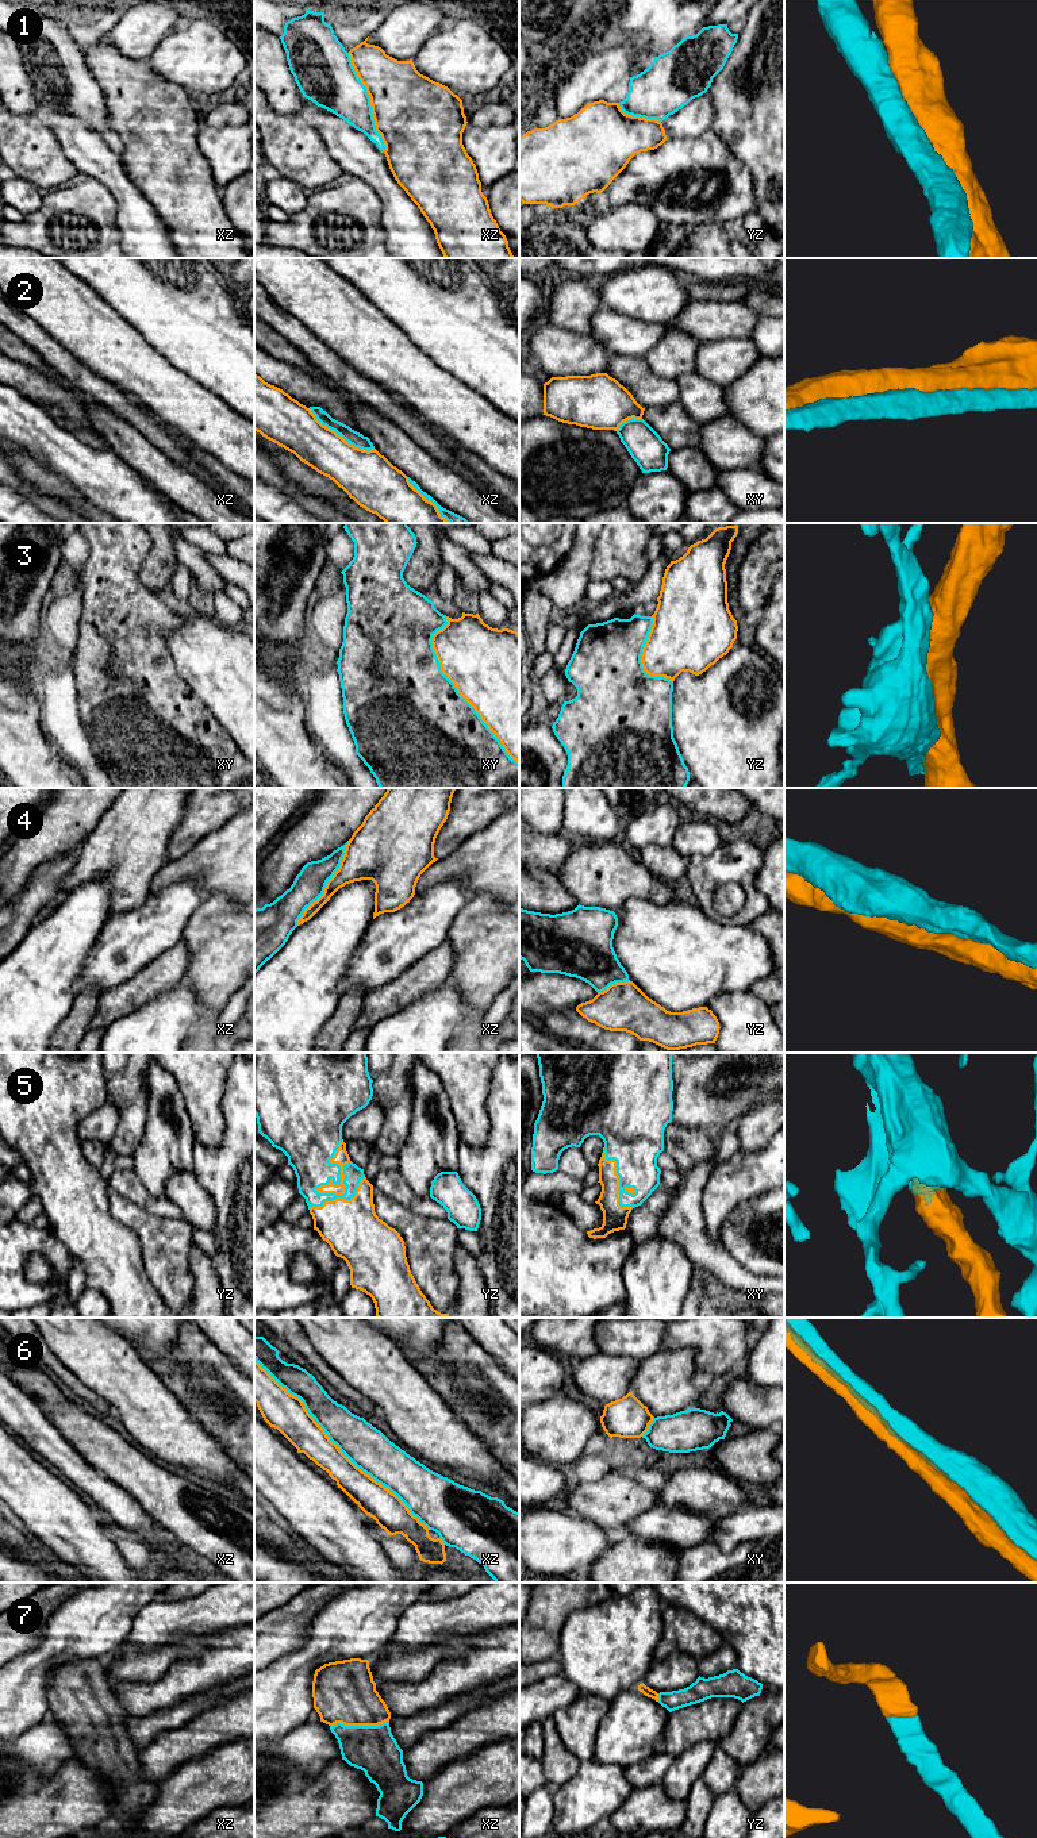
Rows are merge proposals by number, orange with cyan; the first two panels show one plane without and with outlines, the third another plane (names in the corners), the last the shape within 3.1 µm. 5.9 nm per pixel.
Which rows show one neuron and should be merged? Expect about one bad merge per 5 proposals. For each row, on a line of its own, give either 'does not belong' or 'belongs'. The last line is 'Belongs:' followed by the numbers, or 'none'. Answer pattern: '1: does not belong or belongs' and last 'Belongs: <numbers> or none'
1: belongs
2: does not belong
3: belongs
4: belongs
5: belongs
6: does not belong
7: belongs
Belongs: 1, 3, 4, 5, 7

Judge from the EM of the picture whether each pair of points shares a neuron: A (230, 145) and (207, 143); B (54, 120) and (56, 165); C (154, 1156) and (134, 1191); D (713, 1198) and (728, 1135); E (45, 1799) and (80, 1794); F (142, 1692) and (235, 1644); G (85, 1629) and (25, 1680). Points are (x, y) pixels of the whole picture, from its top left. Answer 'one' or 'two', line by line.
A: one
B: two
C: two
D: two
E: one
F: one
G: one

